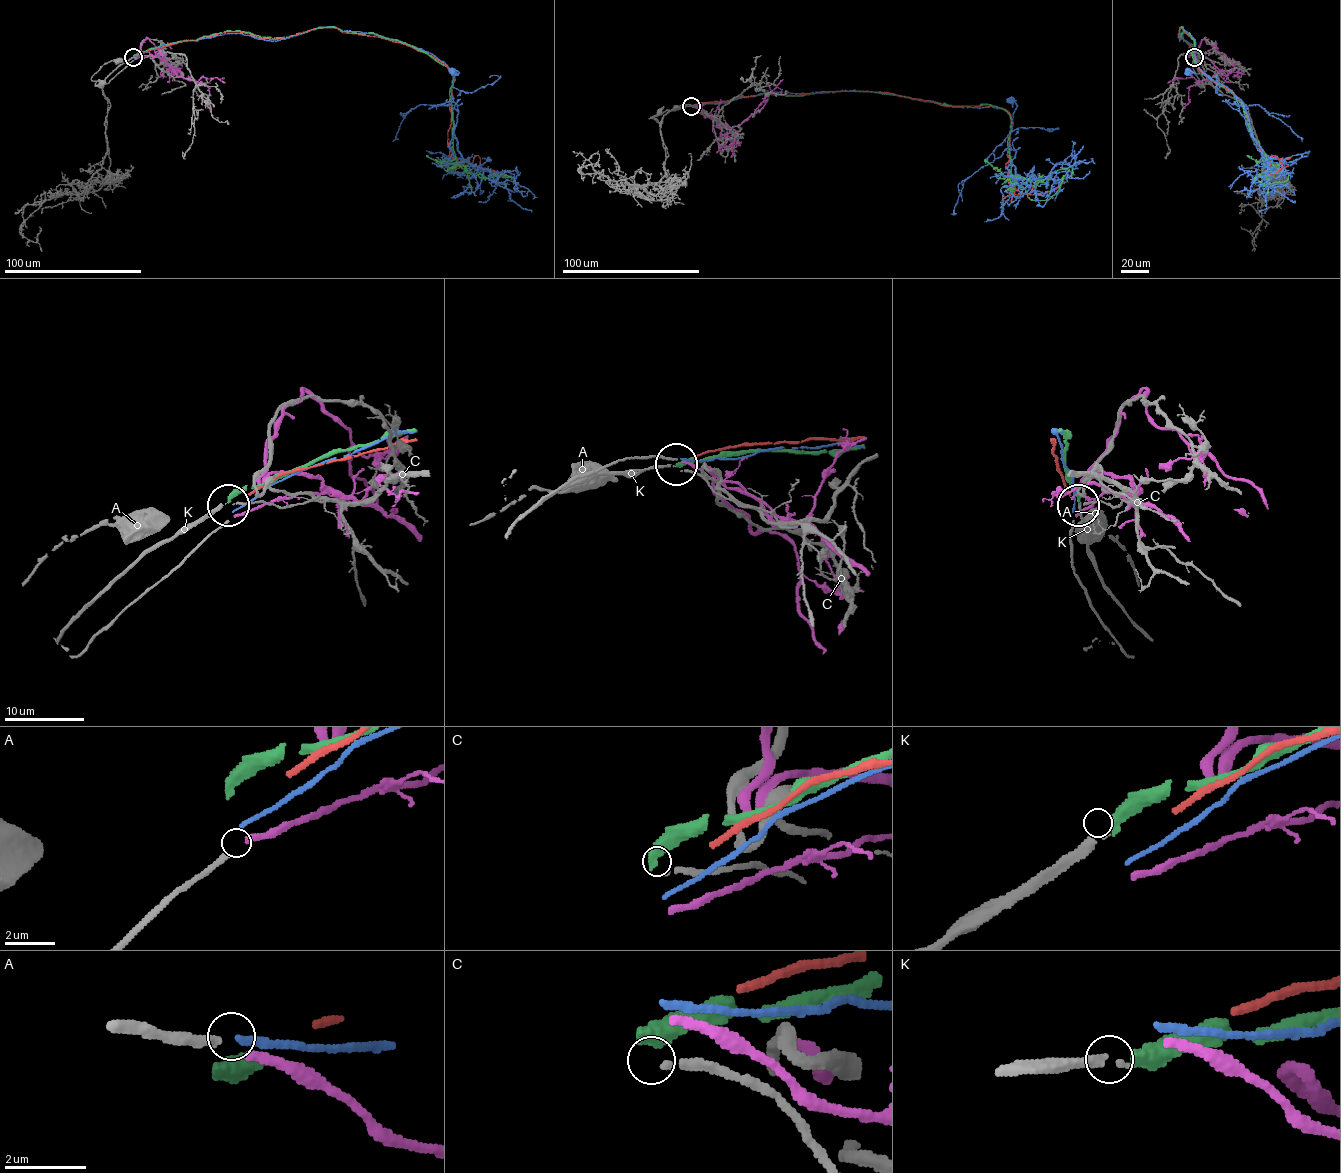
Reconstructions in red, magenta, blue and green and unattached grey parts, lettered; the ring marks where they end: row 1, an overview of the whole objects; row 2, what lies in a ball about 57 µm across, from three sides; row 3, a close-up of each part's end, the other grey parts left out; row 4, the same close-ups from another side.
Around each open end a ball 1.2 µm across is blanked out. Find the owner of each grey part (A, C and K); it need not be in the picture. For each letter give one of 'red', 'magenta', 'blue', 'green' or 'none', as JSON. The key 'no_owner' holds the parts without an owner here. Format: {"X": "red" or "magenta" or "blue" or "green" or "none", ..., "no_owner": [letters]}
{"A": "magenta", "C": "none", "K": "green", "no_owner": ["C"]}

